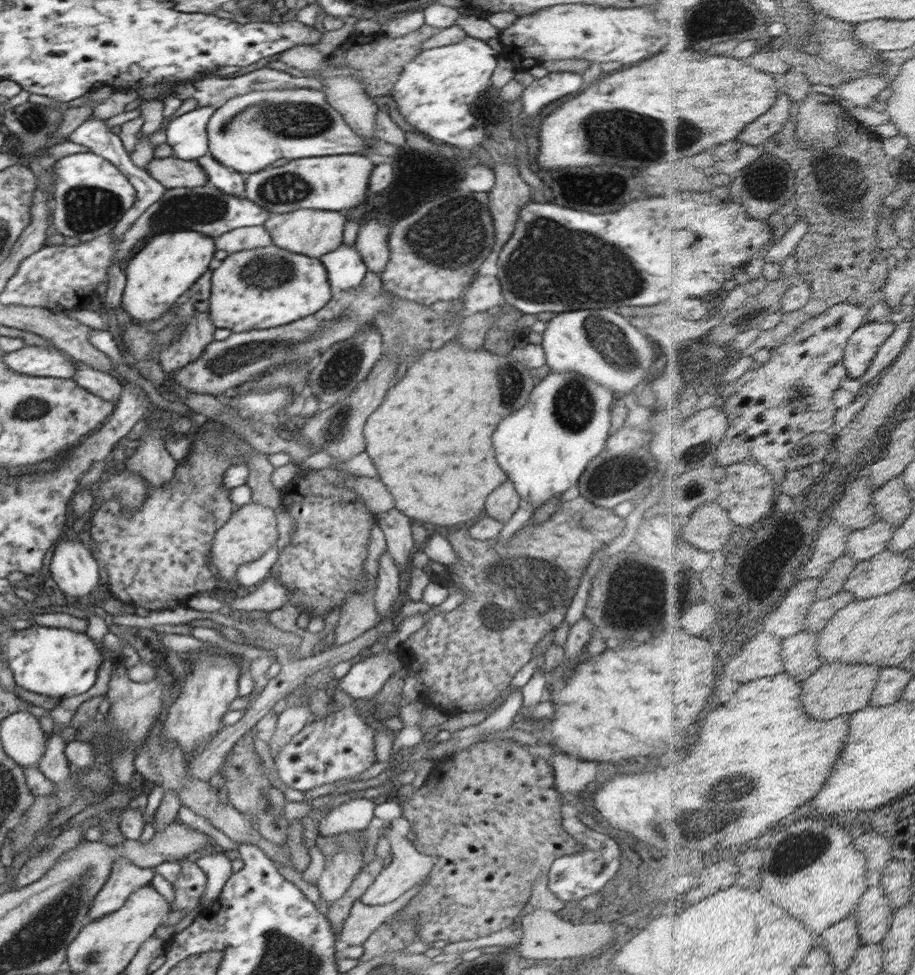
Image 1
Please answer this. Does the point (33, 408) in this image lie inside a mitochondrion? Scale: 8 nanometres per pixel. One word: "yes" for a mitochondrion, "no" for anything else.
yes

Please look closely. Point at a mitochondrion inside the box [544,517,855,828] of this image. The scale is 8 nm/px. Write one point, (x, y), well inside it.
(649, 609)

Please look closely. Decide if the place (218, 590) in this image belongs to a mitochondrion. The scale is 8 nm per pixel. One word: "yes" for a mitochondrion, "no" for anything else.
no

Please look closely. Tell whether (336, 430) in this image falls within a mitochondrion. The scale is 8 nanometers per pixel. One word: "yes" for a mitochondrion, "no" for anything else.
yes

